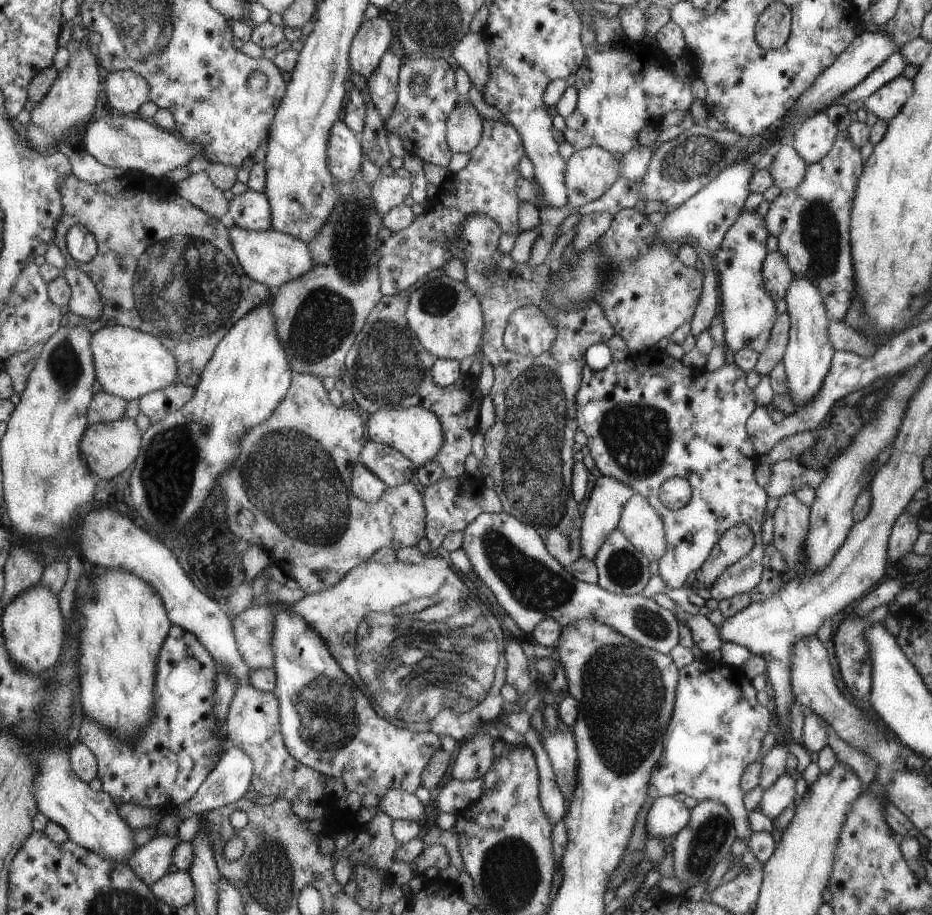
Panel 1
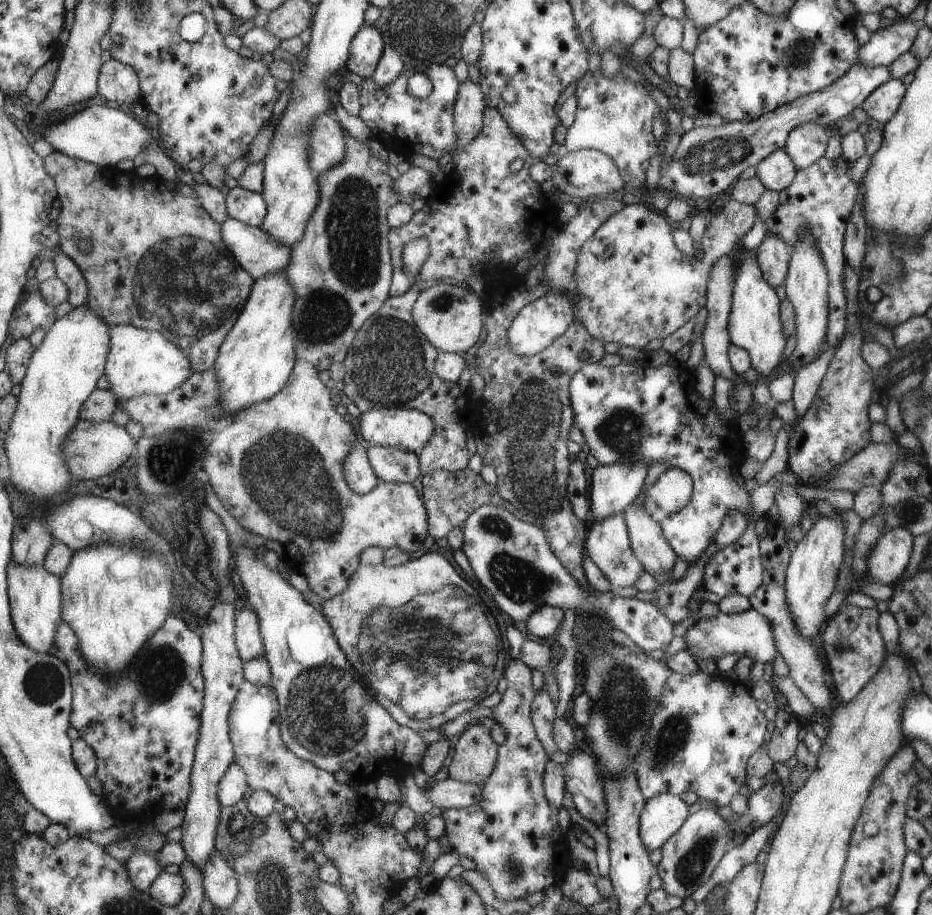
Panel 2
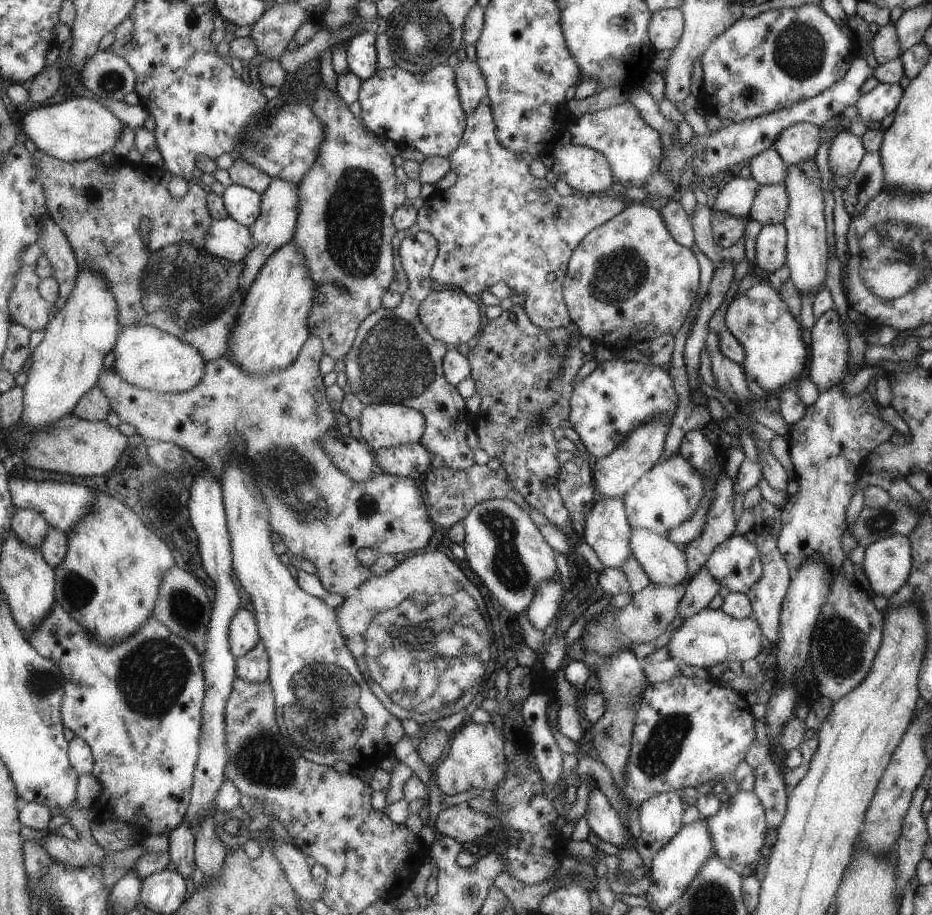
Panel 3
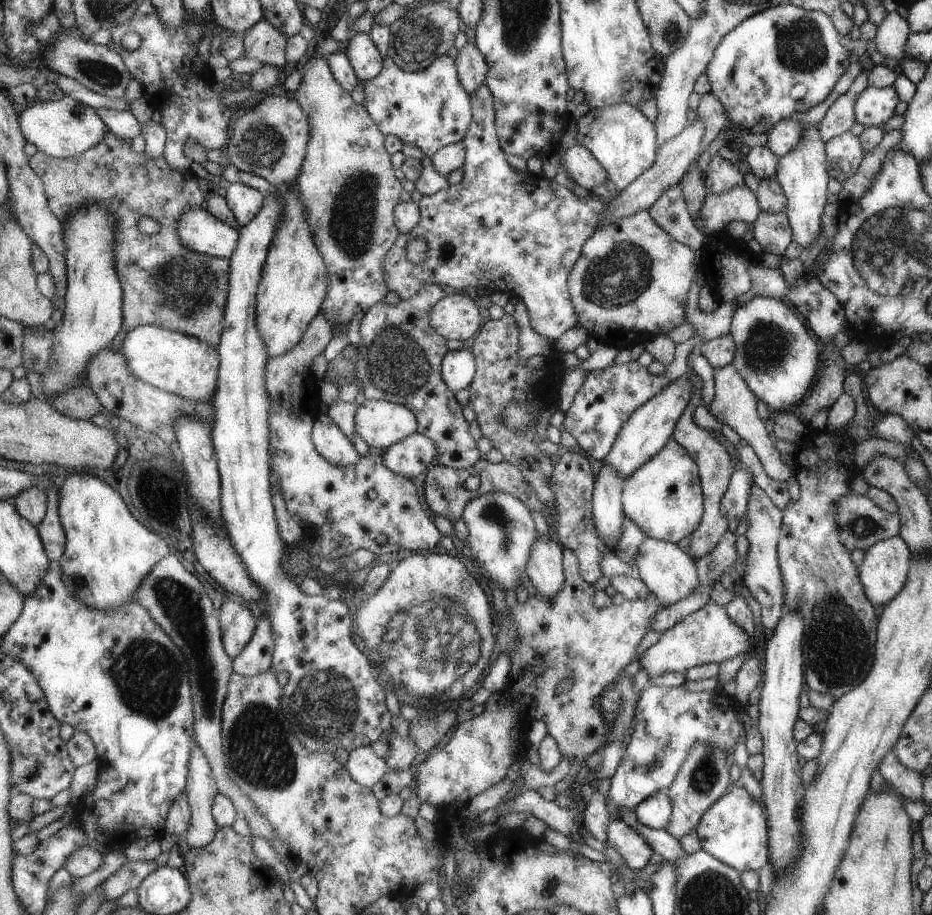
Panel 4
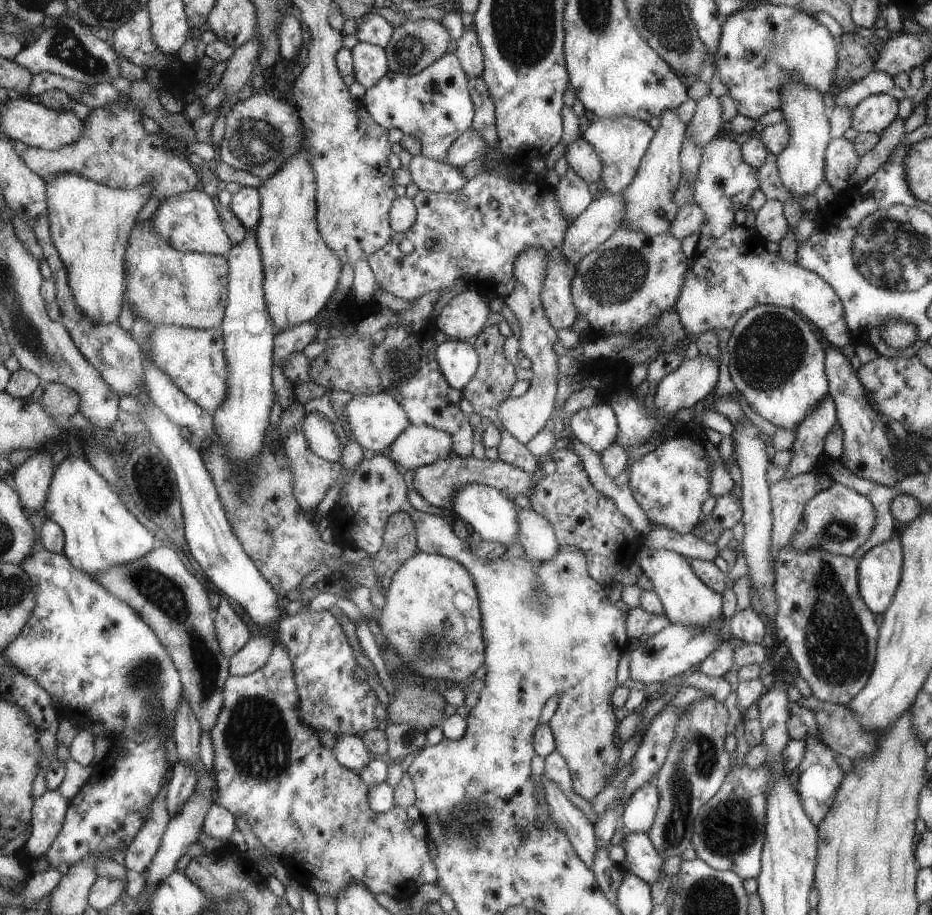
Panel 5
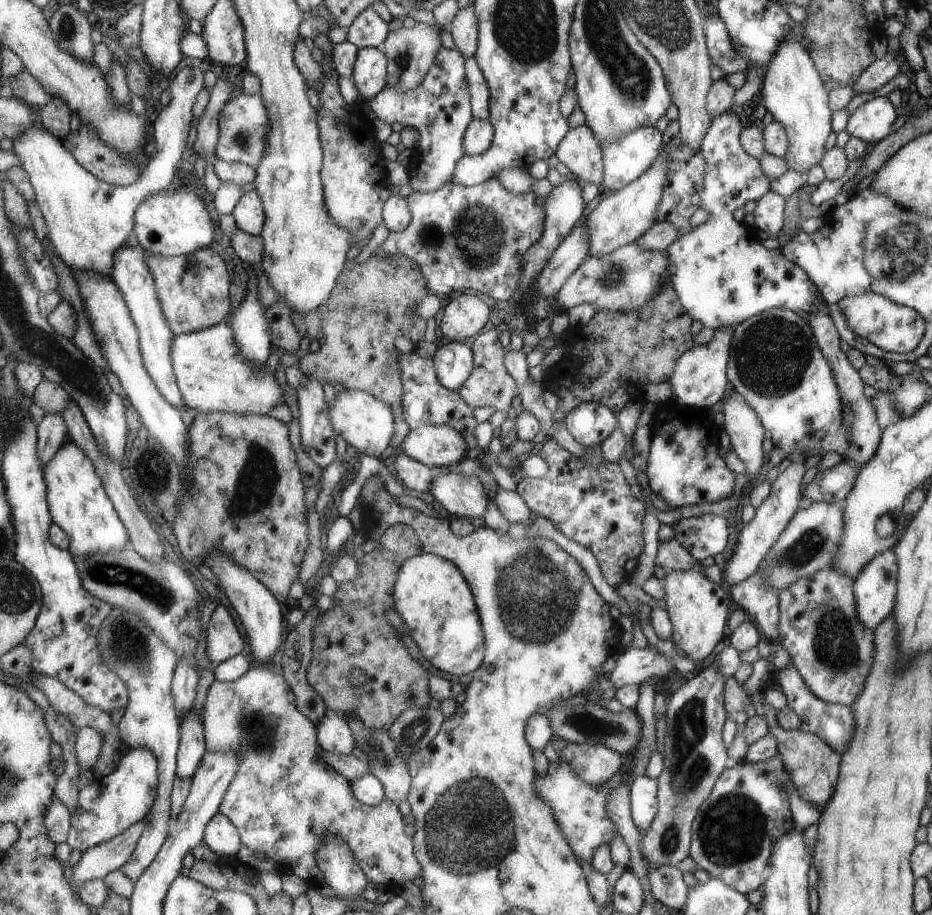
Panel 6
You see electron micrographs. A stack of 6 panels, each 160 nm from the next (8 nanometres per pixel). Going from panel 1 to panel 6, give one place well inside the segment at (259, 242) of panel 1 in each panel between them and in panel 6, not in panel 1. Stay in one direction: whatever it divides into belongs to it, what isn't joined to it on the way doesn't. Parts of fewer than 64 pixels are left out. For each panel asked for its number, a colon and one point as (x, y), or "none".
2: (261, 254)
3: (227, 238)
4: (201, 231)
5: (189, 222)
6: (178, 224)

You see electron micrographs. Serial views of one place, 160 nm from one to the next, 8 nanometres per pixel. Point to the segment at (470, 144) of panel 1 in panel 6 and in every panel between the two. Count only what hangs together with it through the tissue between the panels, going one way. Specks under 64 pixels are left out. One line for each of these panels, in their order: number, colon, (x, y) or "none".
2: (471, 104)
3: (473, 85)
4: (473, 69)
5: (469, 50)
6: (465, 29)

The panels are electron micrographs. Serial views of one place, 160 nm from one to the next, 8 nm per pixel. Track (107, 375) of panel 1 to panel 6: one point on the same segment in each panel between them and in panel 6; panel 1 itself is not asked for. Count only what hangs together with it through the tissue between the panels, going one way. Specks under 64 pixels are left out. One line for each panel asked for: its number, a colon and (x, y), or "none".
2: (141, 361)
3: (146, 356)
4: (180, 364)
5: (195, 359)
6: (213, 374)

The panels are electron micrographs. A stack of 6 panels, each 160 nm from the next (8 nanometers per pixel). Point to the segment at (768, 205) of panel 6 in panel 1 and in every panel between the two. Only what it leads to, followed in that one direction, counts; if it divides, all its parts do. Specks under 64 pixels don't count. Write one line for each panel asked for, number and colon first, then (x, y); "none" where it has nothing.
1: (776, 273)
2: (772, 255)
3: (770, 243)
4: (770, 229)
5: (770, 224)

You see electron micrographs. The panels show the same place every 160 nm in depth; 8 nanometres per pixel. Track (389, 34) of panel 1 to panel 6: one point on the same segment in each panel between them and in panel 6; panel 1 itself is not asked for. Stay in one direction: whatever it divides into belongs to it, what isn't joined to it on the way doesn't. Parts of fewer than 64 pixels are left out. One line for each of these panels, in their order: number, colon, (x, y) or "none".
2: (367, 48)
3: (362, 53)
4: (366, 58)
5: (371, 61)
6: (370, 75)

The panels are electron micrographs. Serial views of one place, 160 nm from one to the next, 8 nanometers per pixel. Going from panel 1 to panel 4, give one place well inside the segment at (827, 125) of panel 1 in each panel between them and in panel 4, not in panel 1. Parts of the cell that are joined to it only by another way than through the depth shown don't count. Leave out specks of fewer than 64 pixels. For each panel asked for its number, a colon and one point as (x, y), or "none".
2: (805, 144)
3: (797, 142)
4: (782, 138)

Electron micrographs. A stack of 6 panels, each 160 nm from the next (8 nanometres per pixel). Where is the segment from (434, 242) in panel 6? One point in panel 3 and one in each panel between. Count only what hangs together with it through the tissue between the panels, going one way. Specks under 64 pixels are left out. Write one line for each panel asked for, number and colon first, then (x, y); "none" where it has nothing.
3: (500, 222)
4: (515, 232)
5: (459, 240)

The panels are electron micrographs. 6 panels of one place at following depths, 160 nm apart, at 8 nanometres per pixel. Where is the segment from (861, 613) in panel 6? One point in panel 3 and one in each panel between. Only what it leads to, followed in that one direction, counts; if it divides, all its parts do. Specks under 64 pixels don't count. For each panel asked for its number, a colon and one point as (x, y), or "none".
3: (887, 562)
4: (884, 570)
5: (880, 567)

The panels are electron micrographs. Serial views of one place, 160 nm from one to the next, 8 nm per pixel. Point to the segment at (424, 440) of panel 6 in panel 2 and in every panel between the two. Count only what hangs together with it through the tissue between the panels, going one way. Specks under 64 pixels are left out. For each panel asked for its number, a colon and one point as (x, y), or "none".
2: (392, 464)
3: (409, 460)
4: (409, 458)
5: (418, 446)

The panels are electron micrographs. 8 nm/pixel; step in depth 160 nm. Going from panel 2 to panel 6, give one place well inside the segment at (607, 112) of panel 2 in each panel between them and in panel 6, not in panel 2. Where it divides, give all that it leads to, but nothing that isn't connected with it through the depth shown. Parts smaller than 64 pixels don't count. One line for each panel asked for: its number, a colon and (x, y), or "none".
3: (633, 149)
4: (623, 141)
5: (621, 142)
6: (628, 157)

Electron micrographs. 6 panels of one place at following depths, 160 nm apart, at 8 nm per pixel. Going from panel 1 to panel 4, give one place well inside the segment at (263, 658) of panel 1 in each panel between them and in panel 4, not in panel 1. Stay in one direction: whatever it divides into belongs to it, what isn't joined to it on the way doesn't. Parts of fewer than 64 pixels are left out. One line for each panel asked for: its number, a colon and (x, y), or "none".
2: (250, 641)
3: (244, 631)
4: (238, 624)

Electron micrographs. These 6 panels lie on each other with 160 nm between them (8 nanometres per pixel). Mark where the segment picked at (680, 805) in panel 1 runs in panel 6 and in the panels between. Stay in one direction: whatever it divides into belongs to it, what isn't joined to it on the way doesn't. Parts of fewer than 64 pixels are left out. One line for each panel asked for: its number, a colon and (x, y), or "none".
2: (662, 815)
3: (659, 817)
4: (653, 812)
5: (640, 808)
6: (642, 791)

